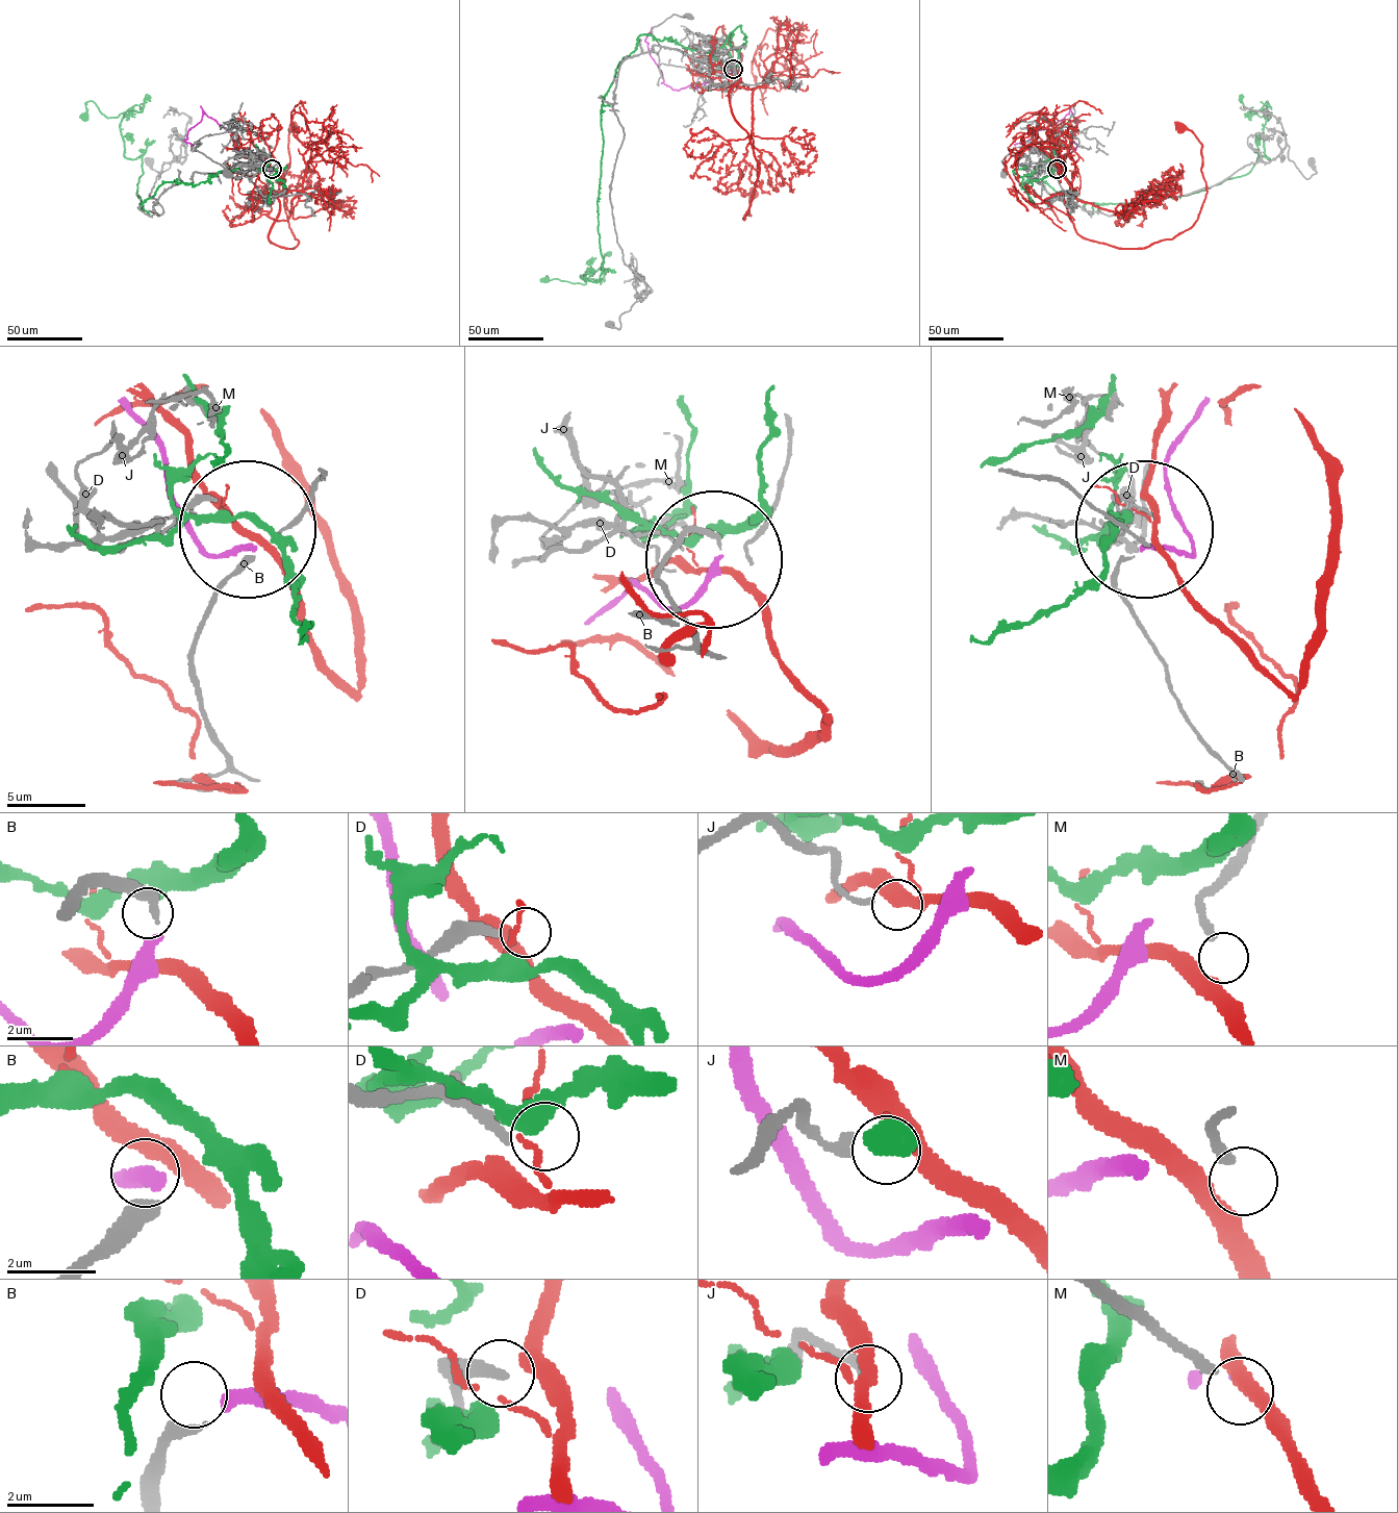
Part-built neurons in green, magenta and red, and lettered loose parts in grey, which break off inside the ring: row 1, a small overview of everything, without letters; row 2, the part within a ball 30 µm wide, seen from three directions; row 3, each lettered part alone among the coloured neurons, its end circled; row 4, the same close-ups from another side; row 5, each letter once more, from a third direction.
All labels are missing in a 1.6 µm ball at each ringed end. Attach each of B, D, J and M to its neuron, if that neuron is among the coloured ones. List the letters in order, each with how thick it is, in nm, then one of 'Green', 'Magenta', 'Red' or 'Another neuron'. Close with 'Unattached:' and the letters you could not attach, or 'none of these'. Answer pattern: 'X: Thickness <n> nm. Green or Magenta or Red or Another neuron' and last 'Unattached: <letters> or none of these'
B: Thickness 240 nm. Magenta
D: Thickness 280 nm. Another neuron
J: Thickness 180 nm. Another neuron
M: Thickness 240 nm. Another neuron
Unattached: D, J, M

